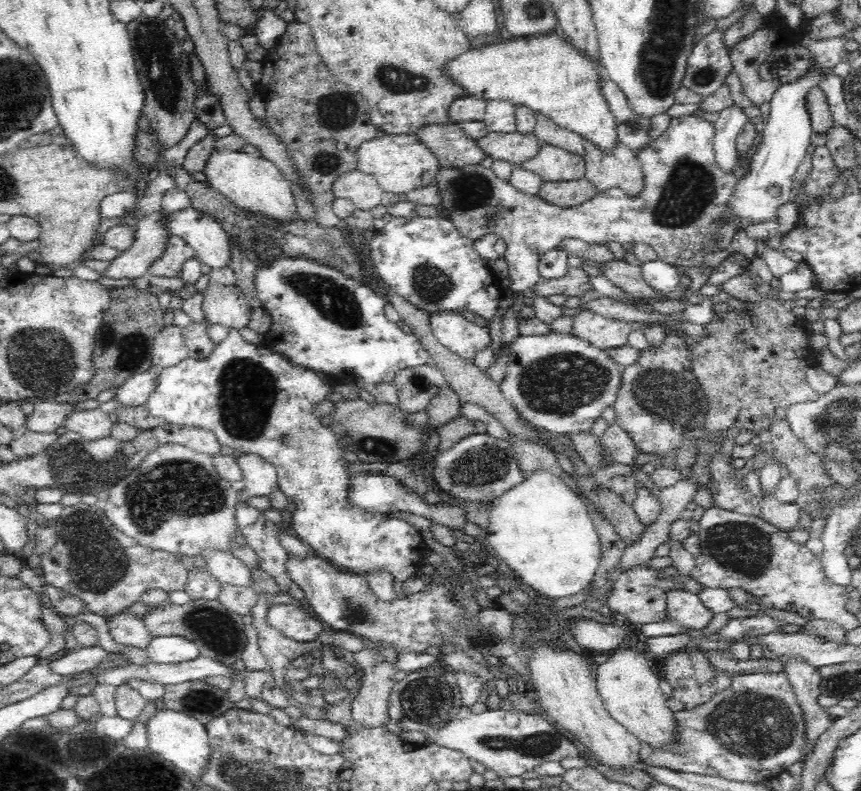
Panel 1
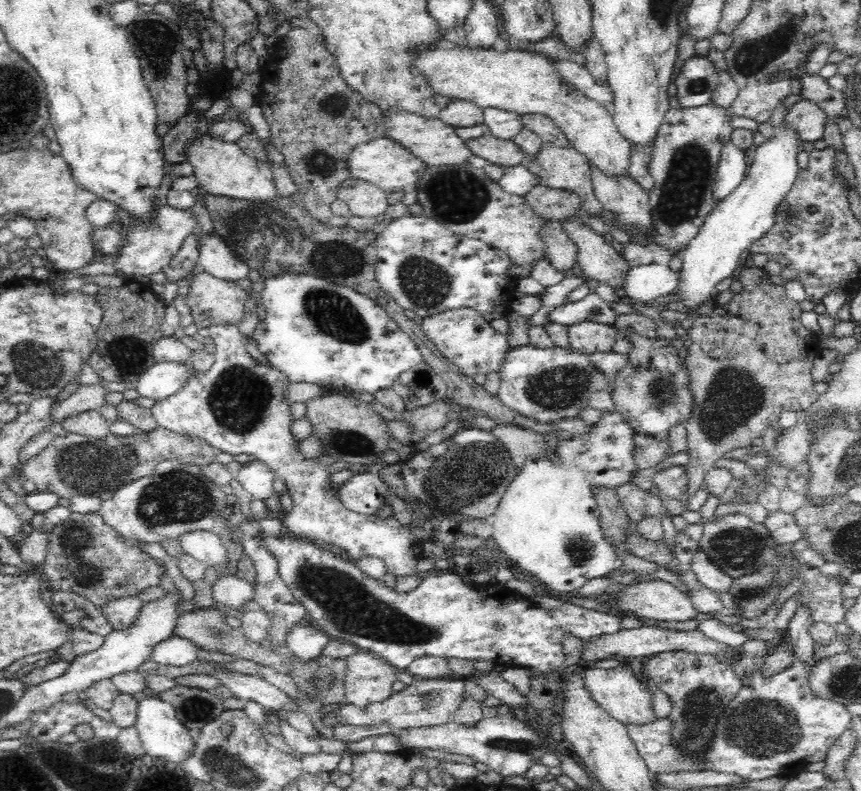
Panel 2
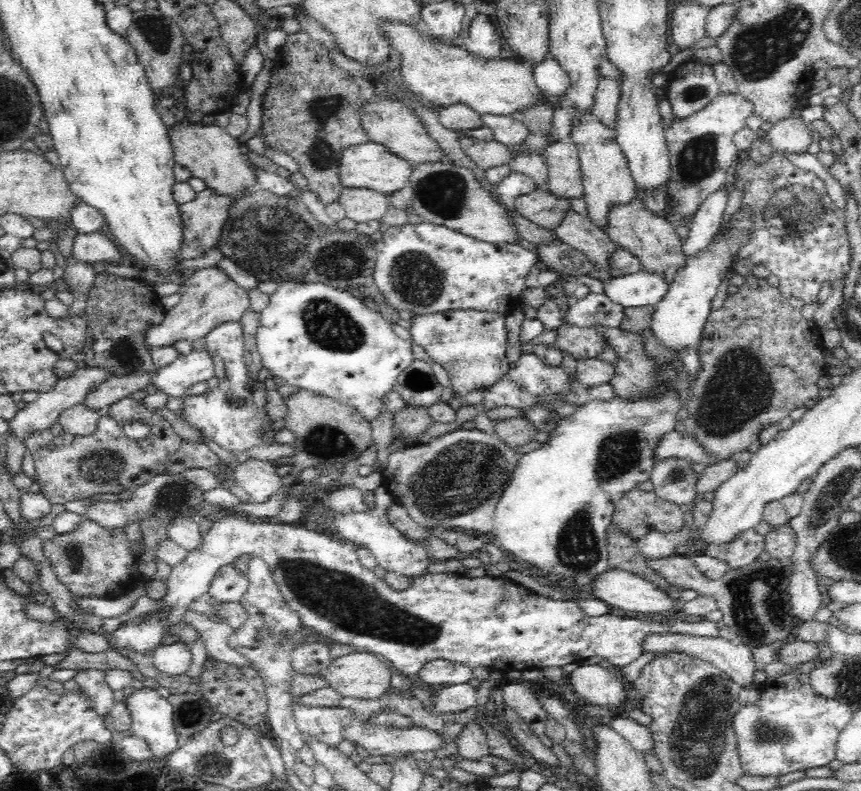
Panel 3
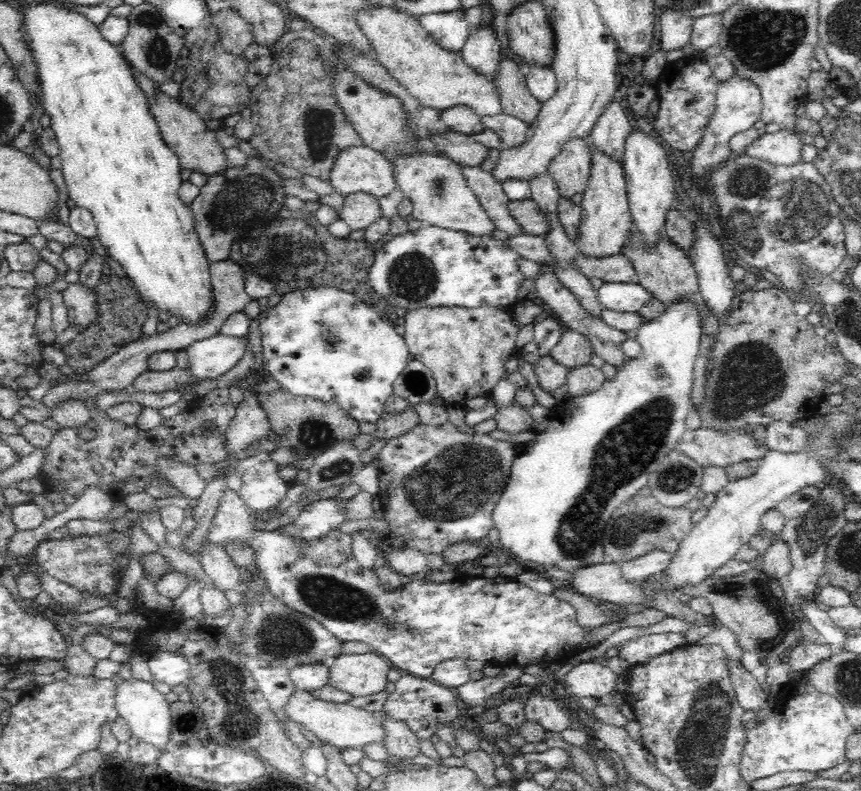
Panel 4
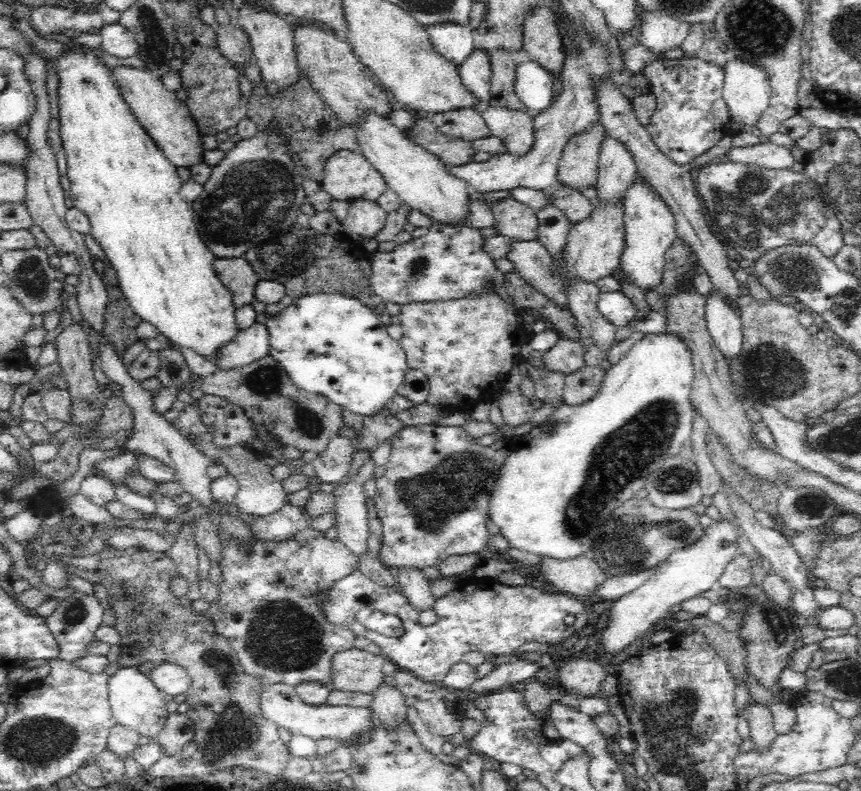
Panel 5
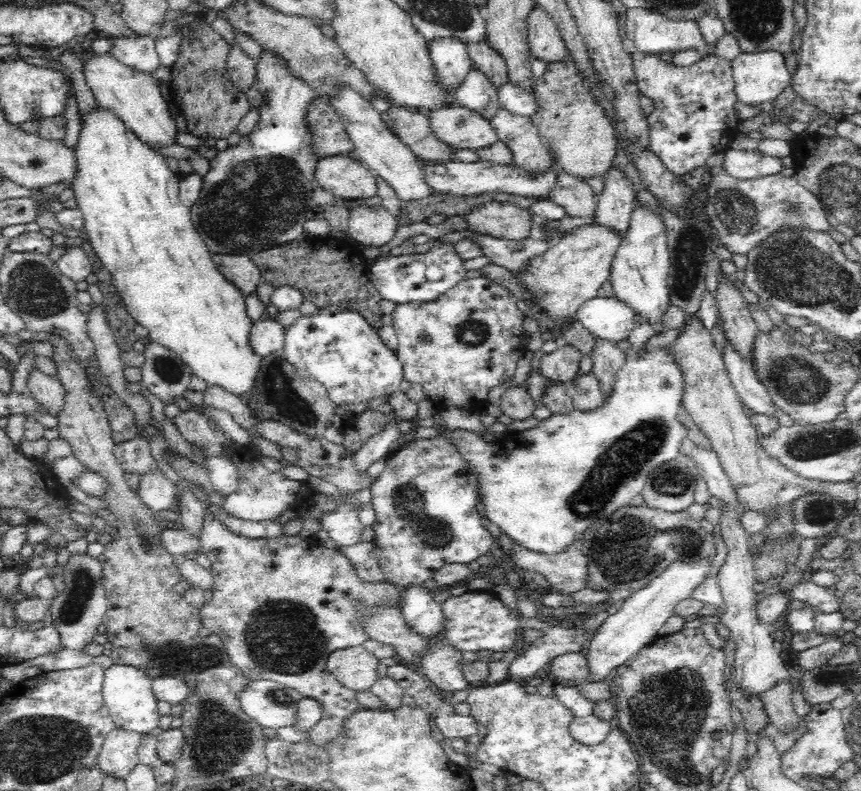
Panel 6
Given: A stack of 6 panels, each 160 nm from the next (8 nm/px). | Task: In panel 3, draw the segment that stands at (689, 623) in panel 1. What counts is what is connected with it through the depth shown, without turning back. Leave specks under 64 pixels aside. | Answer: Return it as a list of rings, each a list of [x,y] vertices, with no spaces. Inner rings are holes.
[[[627,569],[608,570],[596,574],[594,598],[600,598],[608,607],[629,612],[662,614],[682,610],[681,603],[674,601],[664,589]]]

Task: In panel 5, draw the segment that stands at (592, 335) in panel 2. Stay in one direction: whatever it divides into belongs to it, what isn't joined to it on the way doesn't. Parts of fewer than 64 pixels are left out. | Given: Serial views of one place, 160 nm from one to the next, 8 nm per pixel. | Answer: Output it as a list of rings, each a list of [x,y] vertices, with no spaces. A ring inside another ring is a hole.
[[[561,336],[548,352],[542,354],[543,362],[550,372],[572,374],[585,366],[585,349],[580,341]]]

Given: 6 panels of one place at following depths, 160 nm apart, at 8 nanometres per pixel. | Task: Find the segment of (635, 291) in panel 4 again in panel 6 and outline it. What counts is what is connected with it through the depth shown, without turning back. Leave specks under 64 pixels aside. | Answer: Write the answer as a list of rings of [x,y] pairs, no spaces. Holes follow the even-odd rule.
[[[592,298],[576,314],[588,334],[603,342],[617,343],[627,339],[635,327],[636,314],[616,298]]]

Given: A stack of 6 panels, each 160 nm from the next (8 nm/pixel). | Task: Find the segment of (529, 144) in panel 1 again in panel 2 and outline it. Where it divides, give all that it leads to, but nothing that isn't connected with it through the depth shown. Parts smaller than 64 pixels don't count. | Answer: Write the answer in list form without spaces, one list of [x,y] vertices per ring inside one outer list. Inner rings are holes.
[[[491,133],[465,140],[465,146],[472,154],[485,160],[486,163],[499,164],[503,167],[513,167],[521,164],[524,153],[512,140],[502,140]]]

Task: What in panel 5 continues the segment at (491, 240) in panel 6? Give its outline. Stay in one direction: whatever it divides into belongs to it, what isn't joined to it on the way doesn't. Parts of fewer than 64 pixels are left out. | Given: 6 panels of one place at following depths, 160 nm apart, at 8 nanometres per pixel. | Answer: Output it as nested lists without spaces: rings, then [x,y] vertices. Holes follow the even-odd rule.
[[[538,240],[514,241],[509,249],[506,258],[516,265],[516,273],[552,303],[568,311],[567,294],[562,293],[562,285],[554,275],[554,258],[548,250]]]

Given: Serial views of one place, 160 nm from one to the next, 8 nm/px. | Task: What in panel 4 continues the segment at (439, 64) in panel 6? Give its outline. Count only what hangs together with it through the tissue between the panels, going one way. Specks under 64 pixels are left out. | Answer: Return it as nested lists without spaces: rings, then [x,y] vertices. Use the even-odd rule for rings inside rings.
[[[465,9],[417,16],[420,25],[442,48],[459,52],[473,29],[466,22]]]

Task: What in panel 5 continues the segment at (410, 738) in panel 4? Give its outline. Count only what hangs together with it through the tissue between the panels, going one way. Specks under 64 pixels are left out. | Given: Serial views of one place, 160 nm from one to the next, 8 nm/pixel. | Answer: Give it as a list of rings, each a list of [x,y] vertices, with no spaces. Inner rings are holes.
[[[383,683],[373,694],[371,711],[378,720],[378,726],[394,731],[399,725],[407,722],[407,705],[398,687]]]

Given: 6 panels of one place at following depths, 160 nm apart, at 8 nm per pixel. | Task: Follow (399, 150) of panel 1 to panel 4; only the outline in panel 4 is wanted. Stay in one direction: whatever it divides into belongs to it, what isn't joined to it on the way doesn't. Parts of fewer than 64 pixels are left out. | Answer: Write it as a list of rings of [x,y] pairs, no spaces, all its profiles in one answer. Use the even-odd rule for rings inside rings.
[[[366,145],[351,146],[340,151],[329,173],[329,182],[338,194],[348,196],[363,192],[373,197],[388,196],[397,189],[393,182],[392,166],[389,157],[380,151]]]

